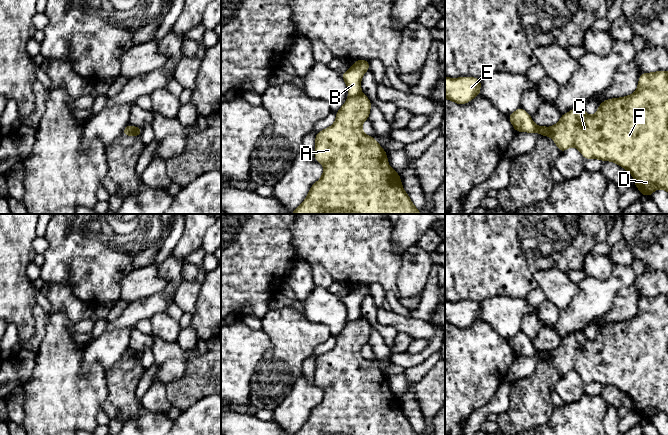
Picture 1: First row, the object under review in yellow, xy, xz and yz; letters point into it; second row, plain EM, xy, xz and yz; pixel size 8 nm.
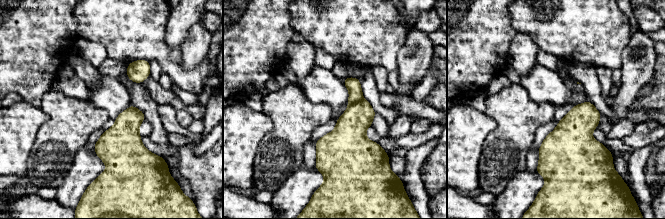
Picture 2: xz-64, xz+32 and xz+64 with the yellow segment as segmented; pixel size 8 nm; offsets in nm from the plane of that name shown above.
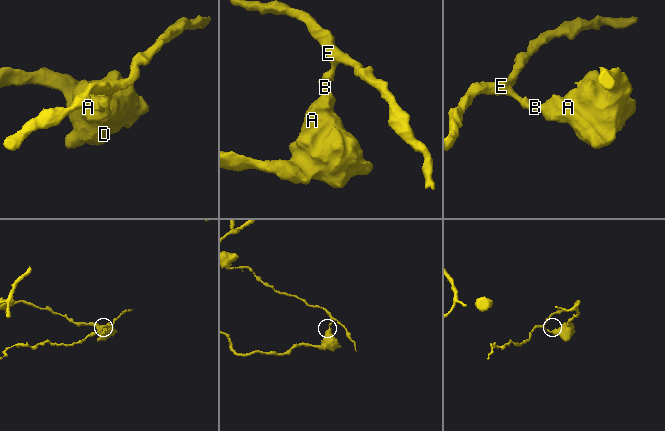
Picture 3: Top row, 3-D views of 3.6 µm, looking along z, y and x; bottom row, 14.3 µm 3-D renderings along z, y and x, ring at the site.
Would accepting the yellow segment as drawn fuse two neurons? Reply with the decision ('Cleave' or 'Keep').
Cleave

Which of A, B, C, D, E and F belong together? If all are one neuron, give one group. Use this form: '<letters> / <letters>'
A C D F / B E

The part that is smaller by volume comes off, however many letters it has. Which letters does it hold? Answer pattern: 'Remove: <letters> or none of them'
Remove: B, E

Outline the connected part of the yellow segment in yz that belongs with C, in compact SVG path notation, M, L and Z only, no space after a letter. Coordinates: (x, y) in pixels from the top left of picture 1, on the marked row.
M668 71L642 73L638 80L638 88L632 95L603 101L600 103L594 116L589 116L585 112L583 106L578 106L573 110L561 115L559 122L550 127L550 136L560 152L564 152L568 148L574 146L581 152L585 160L600 159L602 161L612 161L623 167L632 174L635 181L635 186L639 189L643 196L651 196L652 193L658 188L664 189L668 193Z

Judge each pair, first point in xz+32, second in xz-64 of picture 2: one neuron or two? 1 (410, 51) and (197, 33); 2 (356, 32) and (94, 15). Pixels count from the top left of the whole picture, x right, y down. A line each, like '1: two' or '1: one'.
1: one
2: one

